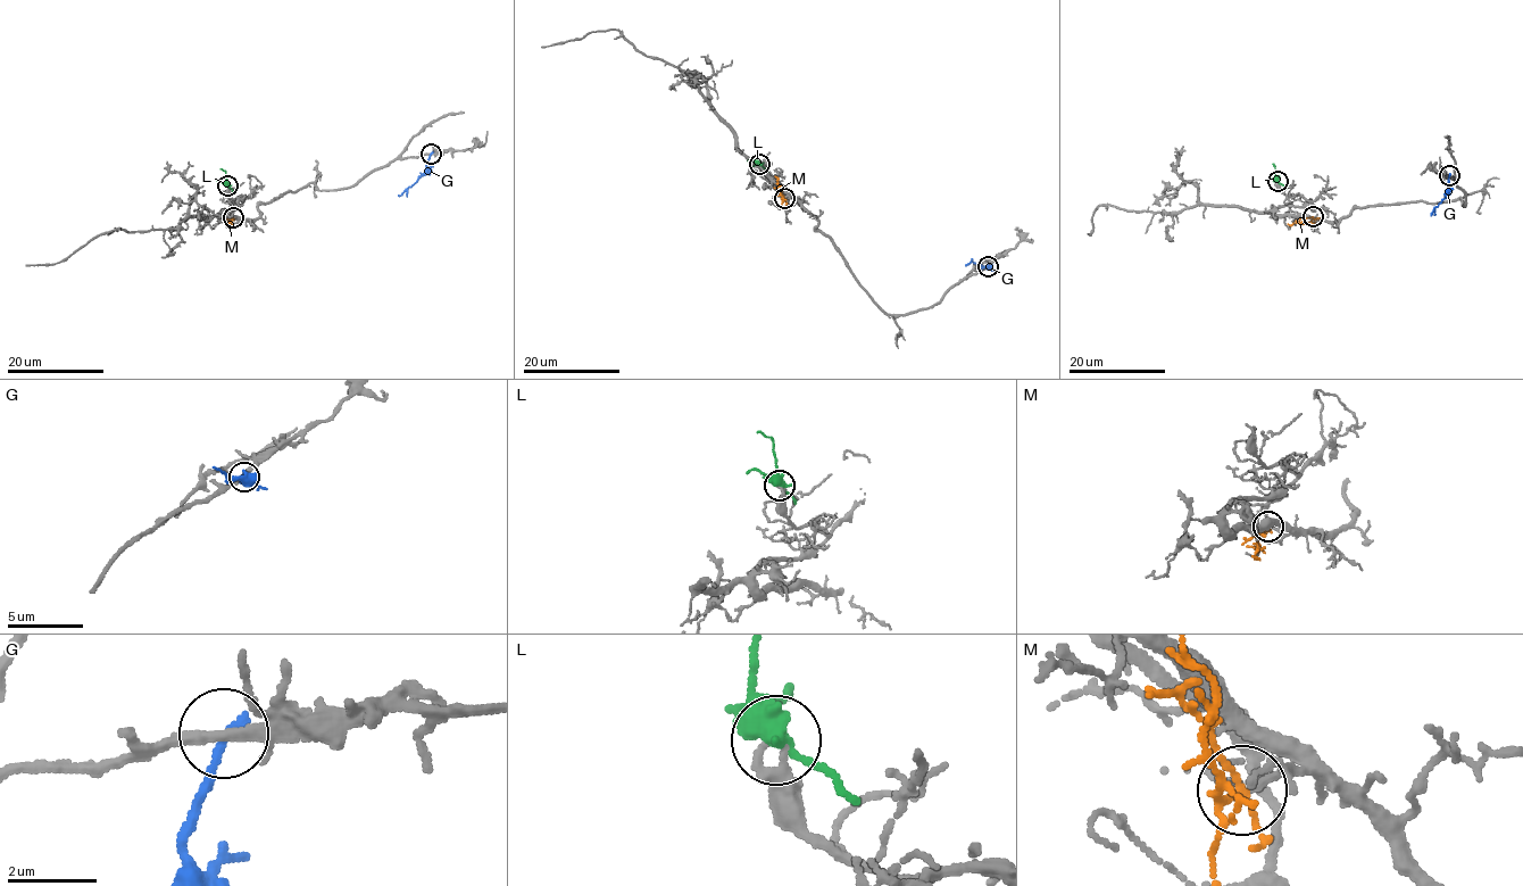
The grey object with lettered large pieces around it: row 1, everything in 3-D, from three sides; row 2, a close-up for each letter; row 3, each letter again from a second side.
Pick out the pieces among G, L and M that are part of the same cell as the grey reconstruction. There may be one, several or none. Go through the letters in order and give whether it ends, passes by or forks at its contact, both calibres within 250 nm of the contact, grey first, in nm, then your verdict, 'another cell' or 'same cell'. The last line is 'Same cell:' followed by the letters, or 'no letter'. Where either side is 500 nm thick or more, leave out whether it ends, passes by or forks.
G: it ends there; 240 nm thick on the grey side, 240 nm on the other; another cell
L: it forks there; 180 nm thick on the grey side, 380 nm on the other; another cell
M: it forks there; 110 nm thick on the grey side, 130 nm on the other; same cell
Same cell: M

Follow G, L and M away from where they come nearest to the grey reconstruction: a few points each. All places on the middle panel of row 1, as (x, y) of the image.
G: (988, 266), (972, 261), (966, 264)
L: (760, 164), (747, 162)
M: (784, 198), (775, 175)

